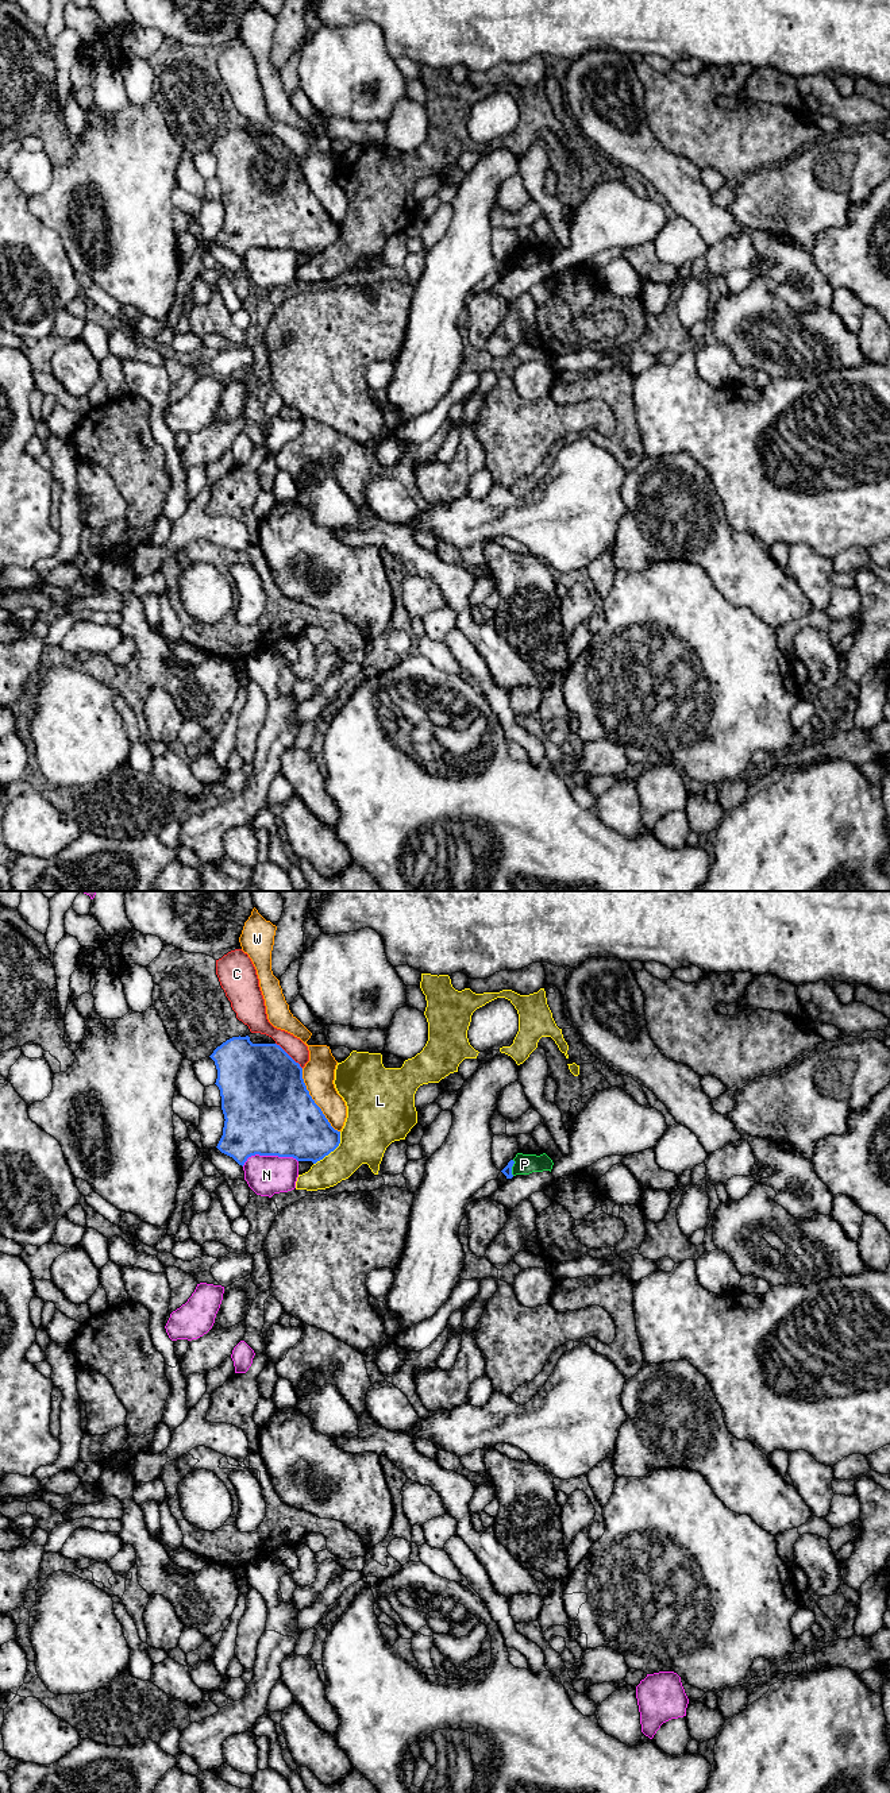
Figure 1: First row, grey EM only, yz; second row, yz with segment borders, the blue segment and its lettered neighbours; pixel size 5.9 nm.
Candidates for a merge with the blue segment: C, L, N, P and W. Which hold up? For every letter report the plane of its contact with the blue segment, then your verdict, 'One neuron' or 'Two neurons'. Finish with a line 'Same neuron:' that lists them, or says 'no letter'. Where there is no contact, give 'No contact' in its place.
C: Touches blue in yz. Two neurons
L: Touches blue in yz. Two neurons
N: Touches blue in yz. Two neurons
P: Touches blue in yz. Two neurons
W: Touches blue in yz. Two neurons
Same neuron: no letter

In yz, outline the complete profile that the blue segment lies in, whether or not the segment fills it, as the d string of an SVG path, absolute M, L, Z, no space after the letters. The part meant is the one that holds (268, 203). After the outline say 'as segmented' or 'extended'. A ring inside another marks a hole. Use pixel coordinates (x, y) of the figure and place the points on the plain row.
M232 130L209 149L216 158L216 178L220 182L224 207L223 228L217 242L244 258L248 250L278 248L316 257L340 236L340 224L335 223L321 201L315 196L303 171L303 161L277 136L253 136L250 130Z; as segmented

